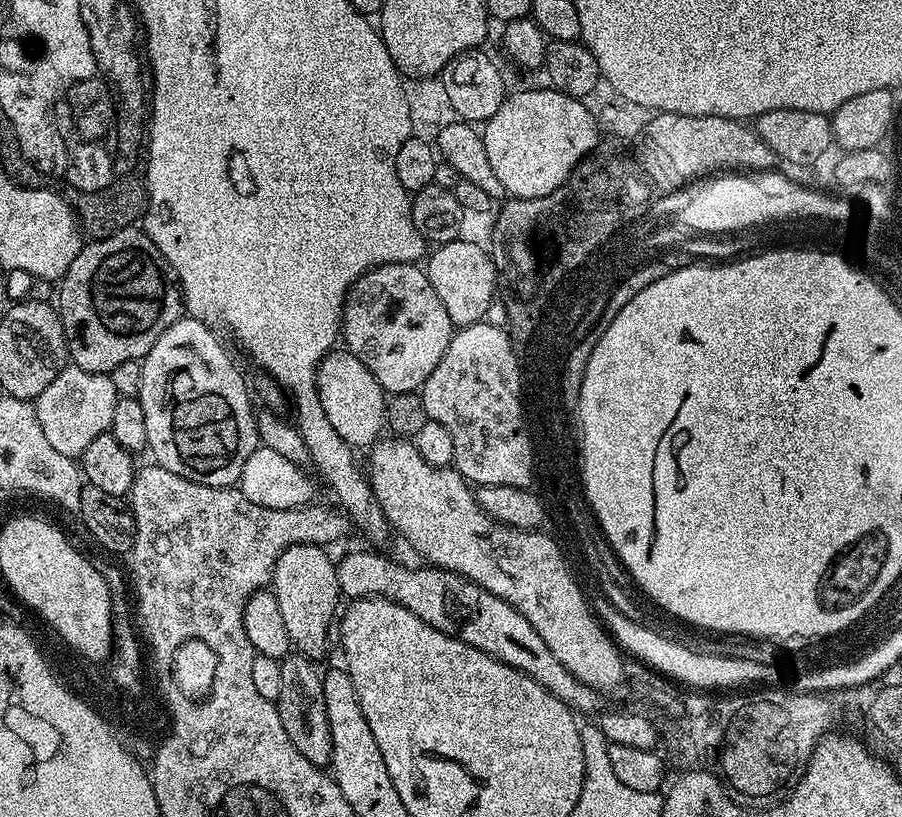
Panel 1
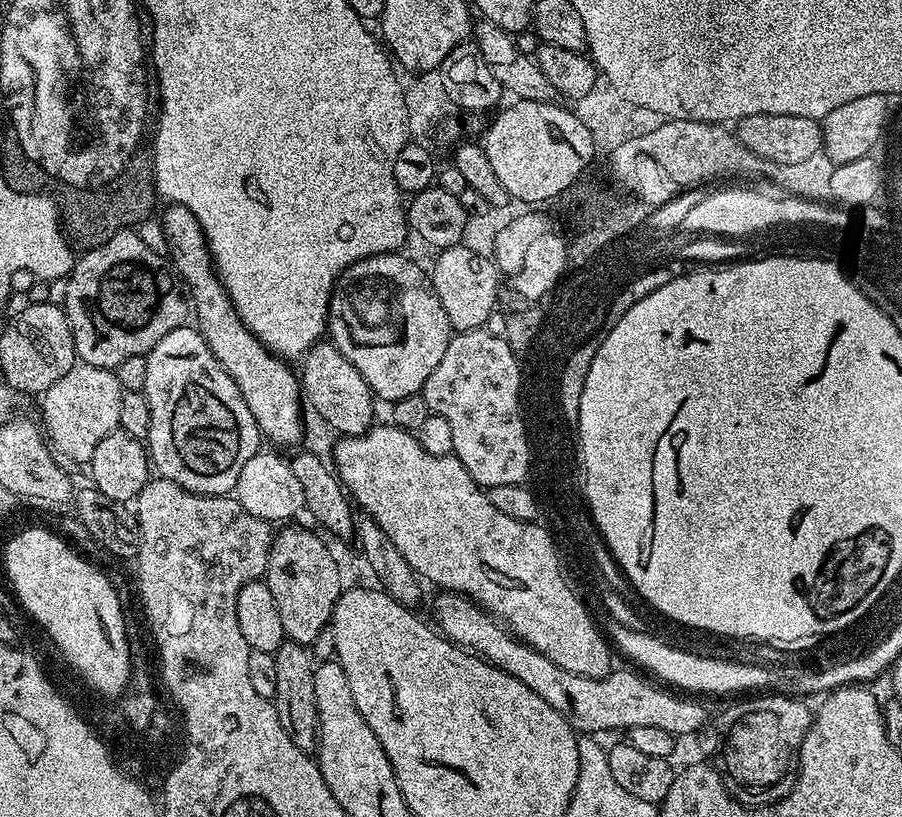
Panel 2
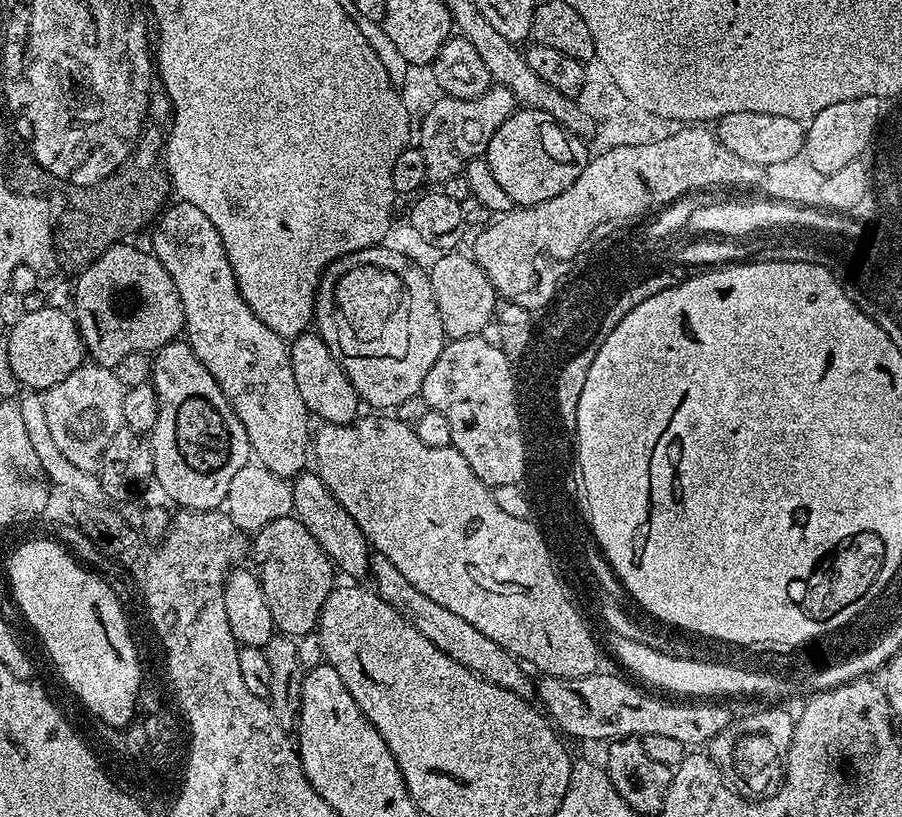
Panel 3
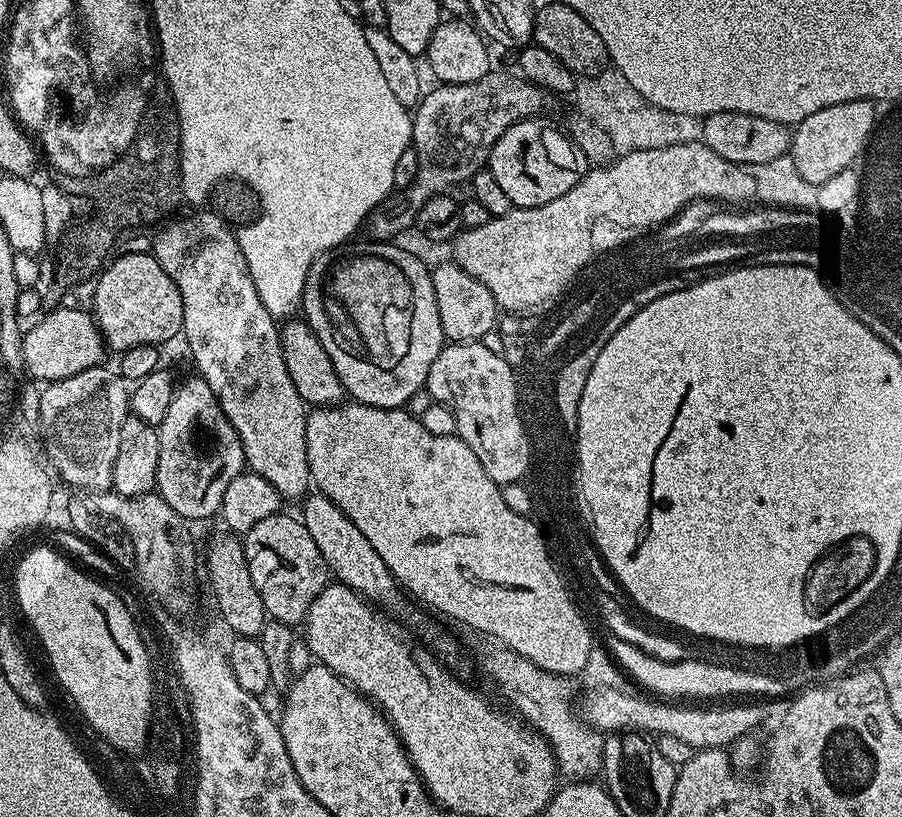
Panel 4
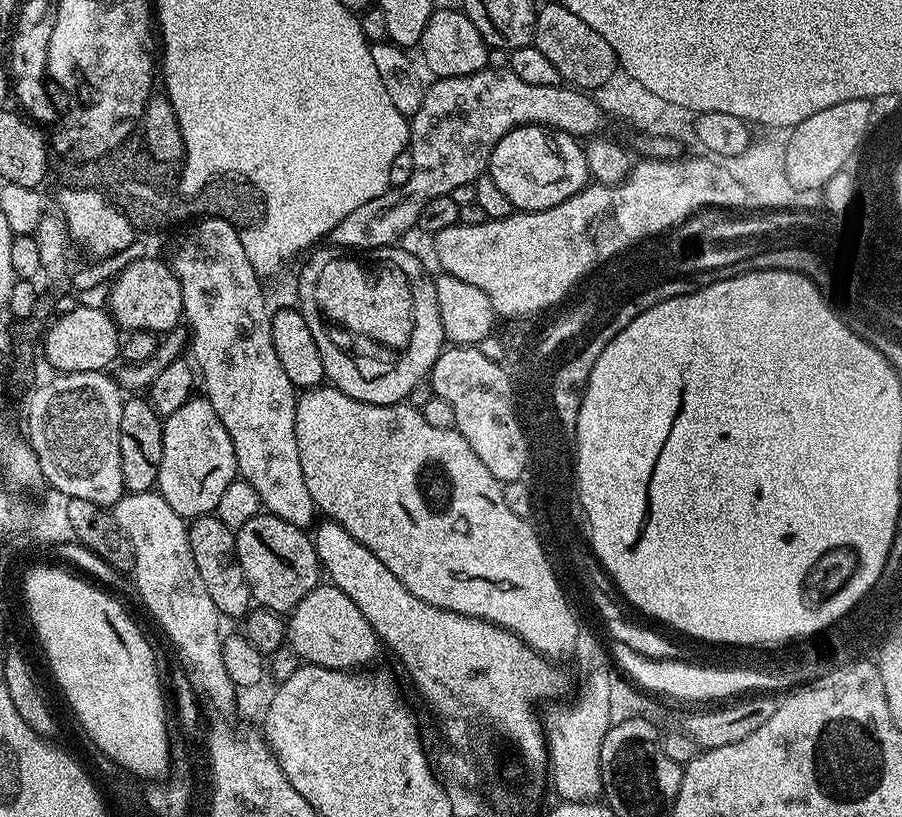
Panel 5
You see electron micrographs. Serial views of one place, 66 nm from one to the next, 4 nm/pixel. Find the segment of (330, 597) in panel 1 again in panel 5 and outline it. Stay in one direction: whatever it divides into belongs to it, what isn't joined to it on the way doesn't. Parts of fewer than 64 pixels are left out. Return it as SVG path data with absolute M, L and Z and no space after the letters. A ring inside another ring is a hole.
M264 510L259 516L250 518L250 522L242 522L242 526L235 529L235 534L236 560L242 566L252 599L259 607L277 614L291 613L298 602L302 602L302 598L321 583L320 559L313 537L305 529Z

